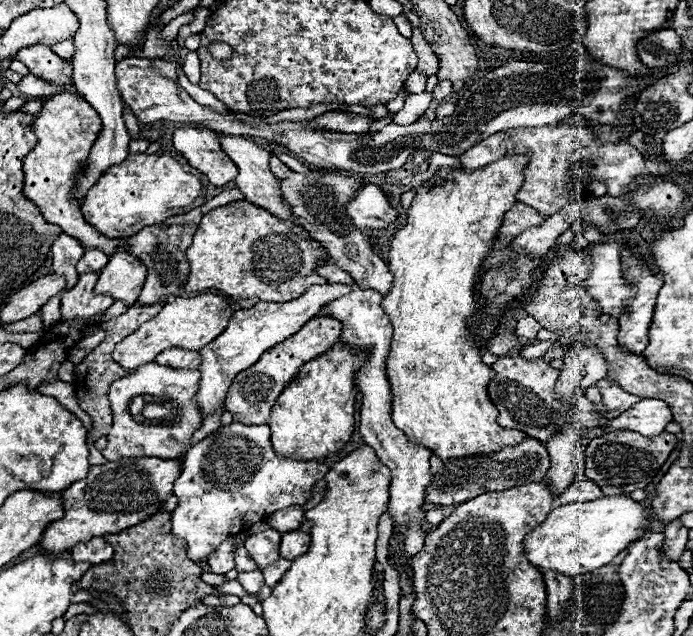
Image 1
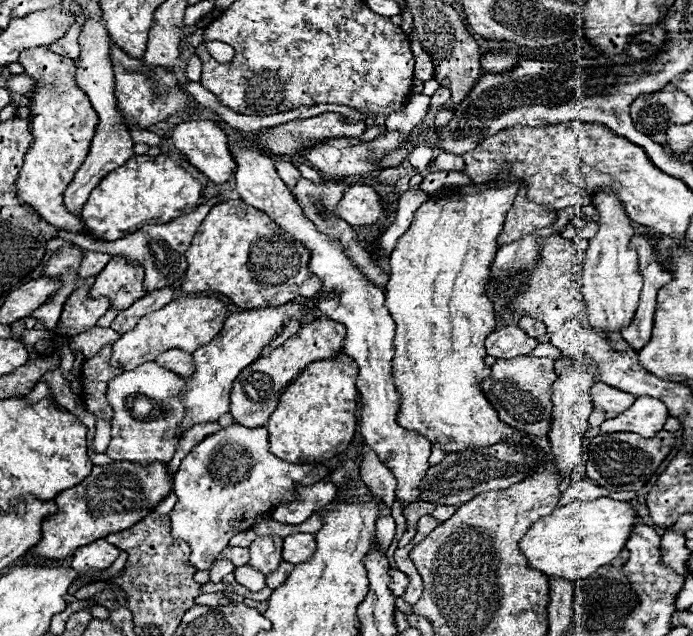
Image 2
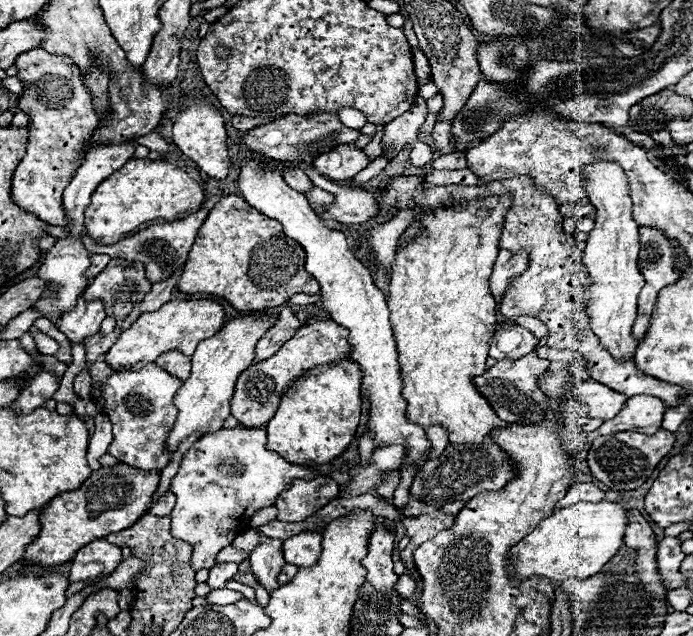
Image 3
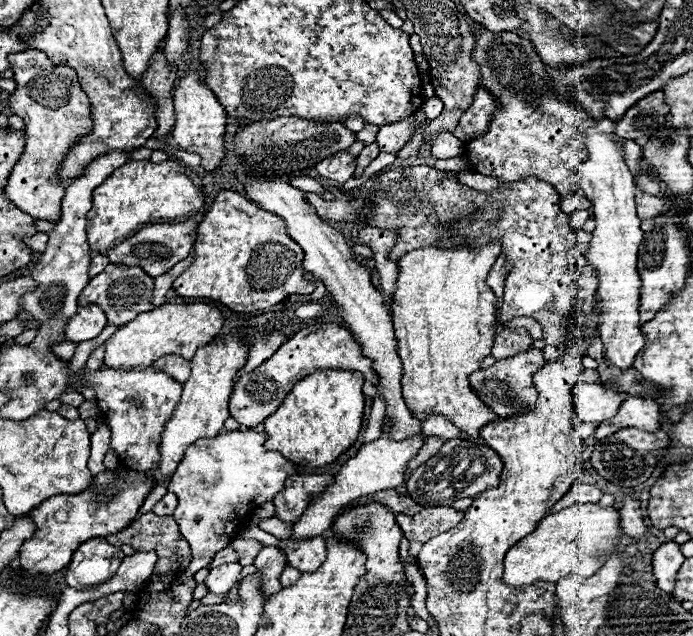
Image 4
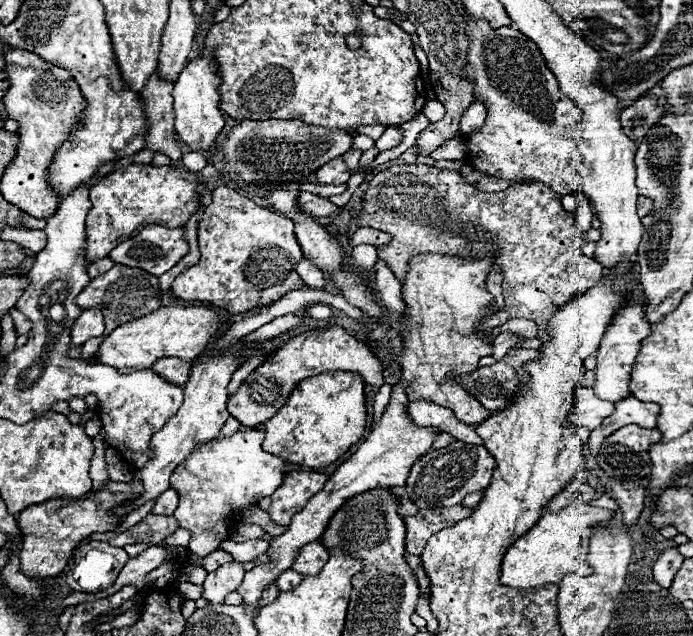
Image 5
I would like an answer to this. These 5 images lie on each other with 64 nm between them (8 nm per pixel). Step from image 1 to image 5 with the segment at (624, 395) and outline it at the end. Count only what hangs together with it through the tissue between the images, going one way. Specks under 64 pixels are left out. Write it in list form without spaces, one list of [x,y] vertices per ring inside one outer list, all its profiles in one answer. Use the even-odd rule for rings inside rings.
[[[578,384],[574,394],[574,408],[568,420],[574,426],[588,426],[592,430],[592,428],[598,428],[598,424],[602,424],[604,418],[614,414],[614,406],[616,402],[600,400],[594,394],[594,388]]]

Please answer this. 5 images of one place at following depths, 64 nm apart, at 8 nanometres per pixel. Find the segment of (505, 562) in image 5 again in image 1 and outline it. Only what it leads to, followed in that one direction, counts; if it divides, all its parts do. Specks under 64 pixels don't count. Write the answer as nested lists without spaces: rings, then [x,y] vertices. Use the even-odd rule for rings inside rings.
[[[626,494],[602,496],[590,502],[572,502],[554,508],[548,518],[528,534],[526,558],[536,568],[550,568],[570,578],[610,564],[614,556],[626,550],[634,540],[652,530],[652,512],[646,504],[634,502]]]

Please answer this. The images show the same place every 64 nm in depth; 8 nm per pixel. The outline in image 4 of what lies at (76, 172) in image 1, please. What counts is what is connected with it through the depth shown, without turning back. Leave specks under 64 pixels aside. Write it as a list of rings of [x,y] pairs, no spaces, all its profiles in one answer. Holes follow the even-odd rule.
[[[40,50],[16,52],[10,56],[10,64],[18,84],[16,92],[10,96],[10,108],[26,122],[26,146],[22,158],[16,162],[8,178],[6,196],[26,214],[38,220],[58,222],[60,200],[68,186],[60,178],[60,166],[70,148],[76,146],[78,140],[92,130],[90,98],[84,94],[74,68],[62,64],[56,66]]]

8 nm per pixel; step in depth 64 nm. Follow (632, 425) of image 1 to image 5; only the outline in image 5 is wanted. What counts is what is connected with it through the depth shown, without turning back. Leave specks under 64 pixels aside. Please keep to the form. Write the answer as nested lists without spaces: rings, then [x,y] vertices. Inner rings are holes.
[[[628,396],[626,400],[616,402],[616,412],[614,416],[606,418],[598,428],[592,430],[588,446],[592,450],[598,450],[602,440],[610,434],[614,434],[618,428],[628,426],[628,424],[638,424],[642,428],[656,428],[656,416],[660,408],[654,402],[642,402],[634,396]]]

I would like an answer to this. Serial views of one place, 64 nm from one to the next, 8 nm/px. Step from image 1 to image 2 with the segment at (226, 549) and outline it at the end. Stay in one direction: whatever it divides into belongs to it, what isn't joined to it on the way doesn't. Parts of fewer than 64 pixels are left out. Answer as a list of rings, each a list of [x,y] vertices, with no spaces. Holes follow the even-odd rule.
[[[218,558],[218,560],[214,560],[214,564],[210,568],[210,580],[212,582],[220,582],[230,572],[234,572],[234,564],[230,560],[220,560]]]

